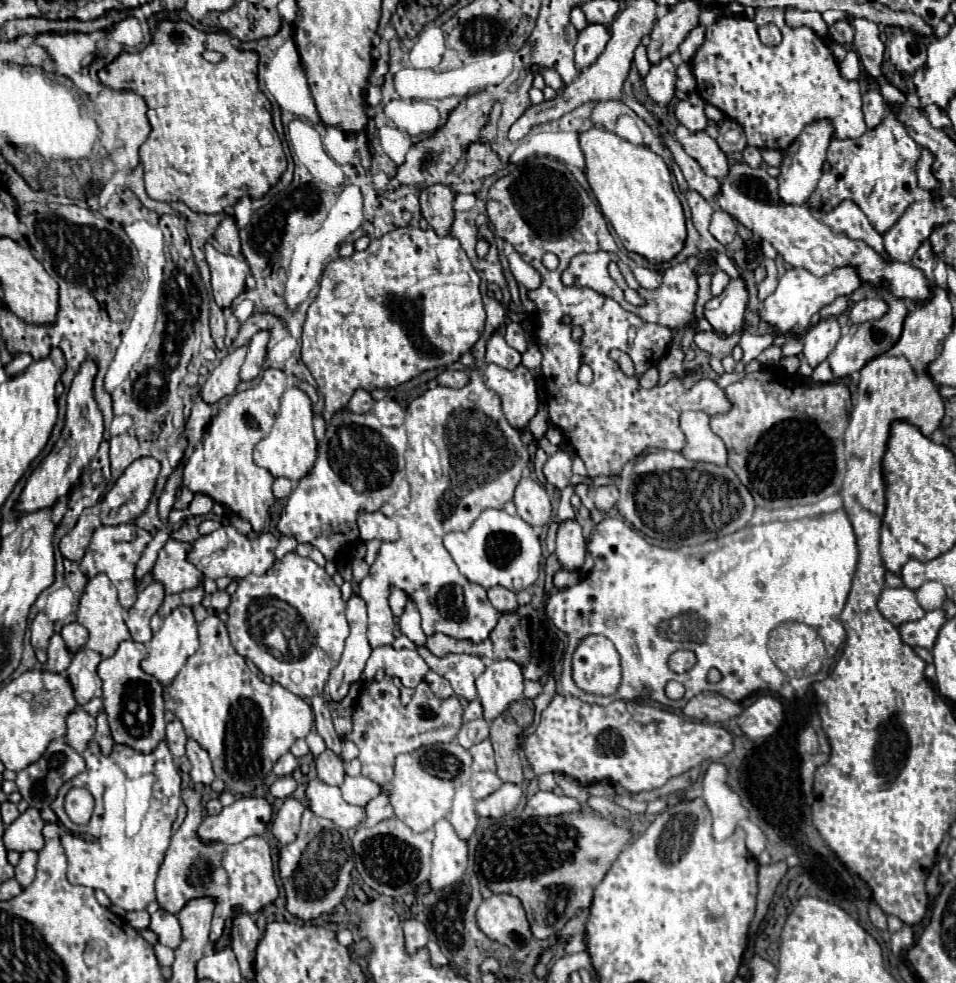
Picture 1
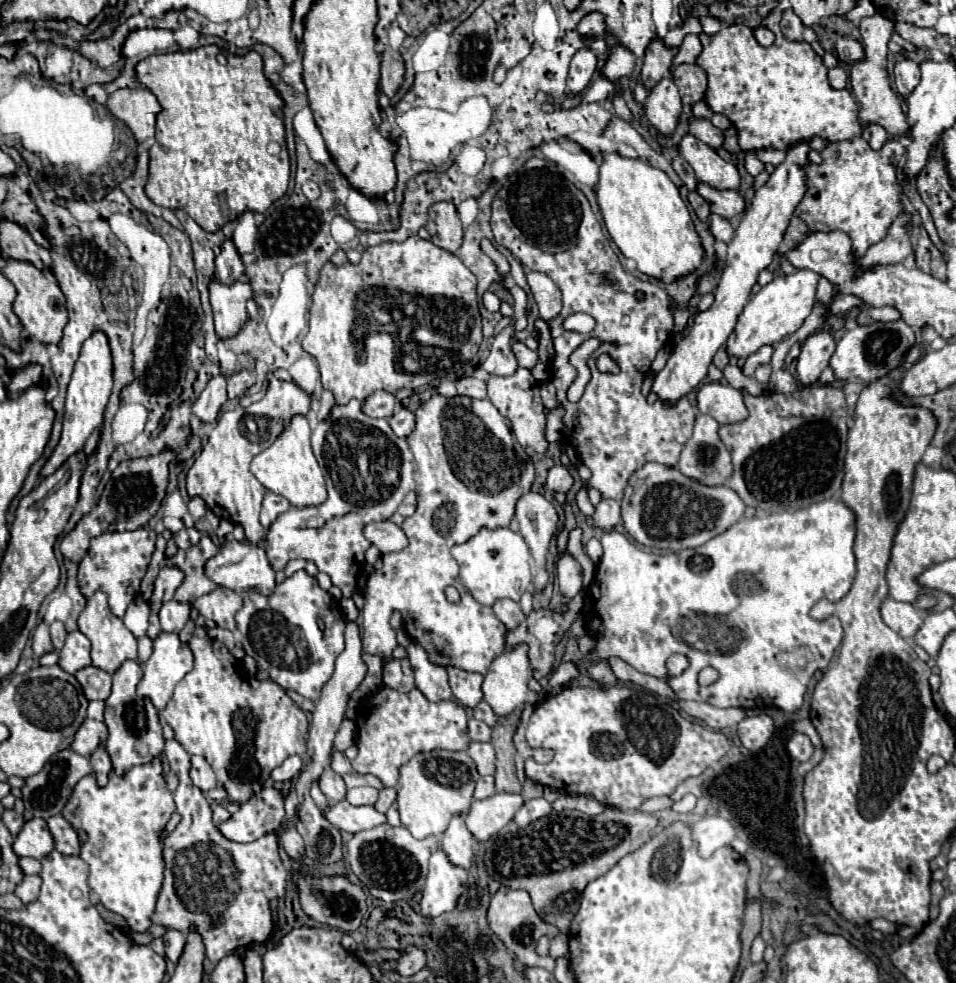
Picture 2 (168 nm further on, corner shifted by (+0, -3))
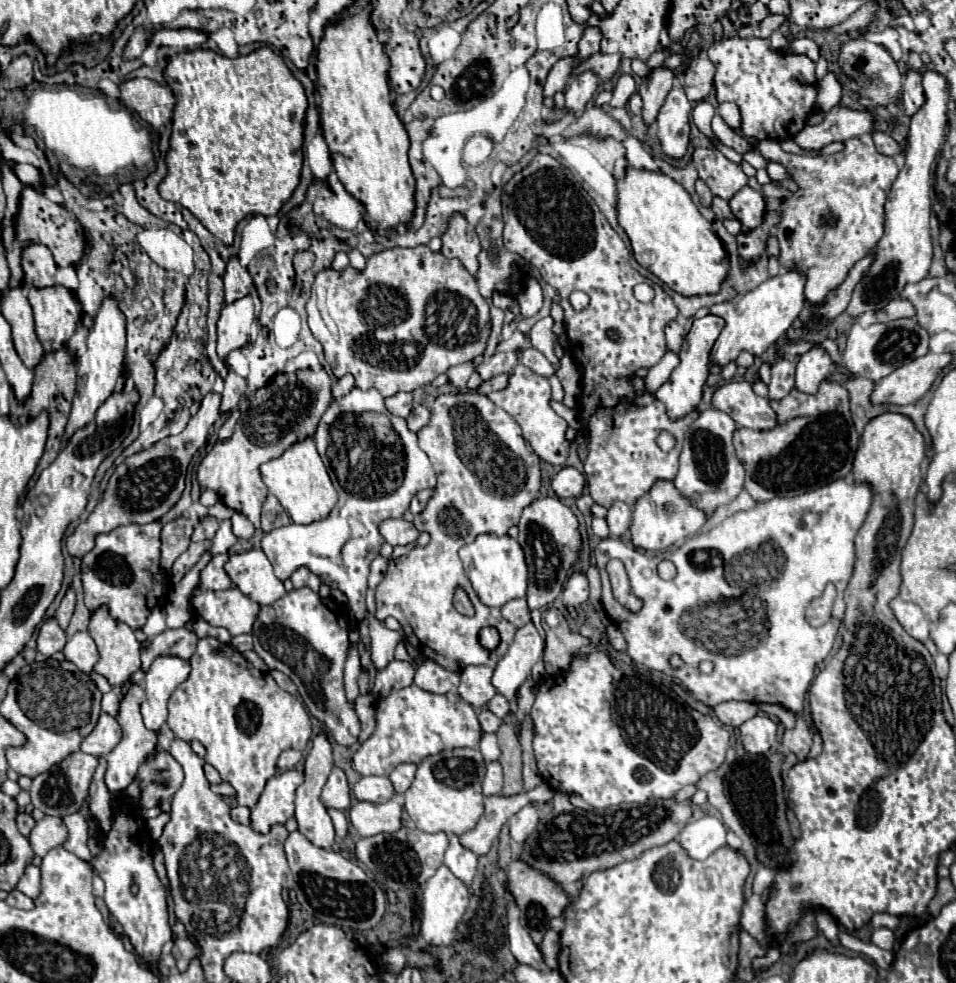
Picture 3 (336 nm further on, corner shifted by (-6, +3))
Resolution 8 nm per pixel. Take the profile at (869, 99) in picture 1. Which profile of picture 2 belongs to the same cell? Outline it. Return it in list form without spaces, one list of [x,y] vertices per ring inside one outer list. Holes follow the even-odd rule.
[[[870,124],[870,126],[866,126],[866,128],[864,128],[862,138],[870,144],[870,148],[872,148],[872,150],[880,150],[880,148],[888,142],[888,132],[886,132],[882,126]]]

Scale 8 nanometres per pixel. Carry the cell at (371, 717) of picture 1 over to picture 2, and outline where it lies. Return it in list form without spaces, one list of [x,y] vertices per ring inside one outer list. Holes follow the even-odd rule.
[[[384,686],[362,704],[356,718],[358,756],[352,760],[352,768],[358,774],[374,774],[384,786],[396,786],[400,766],[418,752],[466,750],[470,744],[466,724],[468,716],[464,706],[460,706],[456,700],[442,700],[434,704],[426,700],[418,688],[408,694],[400,694]]]

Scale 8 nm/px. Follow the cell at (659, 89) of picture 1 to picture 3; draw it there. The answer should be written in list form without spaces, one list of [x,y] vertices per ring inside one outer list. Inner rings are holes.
[[[674,86],[668,92],[656,118],[662,150],[672,158],[682,158],[686,154],[690,134],[690,112],[692,106],[684,94],[684,88]]]

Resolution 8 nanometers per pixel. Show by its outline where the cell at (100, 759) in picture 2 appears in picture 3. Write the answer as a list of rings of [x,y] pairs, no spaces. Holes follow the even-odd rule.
[[[100,756],[98,758],[98,768],[96,768],[94,778],[92,778],[92,784],[90,784],[90,800],[88,800],[90,812],[100,822],[100,828],[104,832],[110,830],[110,816],[112,816],[112,810],[110,810],[112,794],[110,794],[106,782],[104,782],[106,768],[108,768],[108,762],[106,762],[106,758]]]

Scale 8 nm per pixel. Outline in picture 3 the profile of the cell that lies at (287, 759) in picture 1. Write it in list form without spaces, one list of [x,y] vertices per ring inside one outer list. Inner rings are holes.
[[[286,750],[286,752],[282,752],[282,756],[278,760],[278,770],[280,772],[292,770],[300,760],[302,760],[302,752],[298,752],[298,750]]]

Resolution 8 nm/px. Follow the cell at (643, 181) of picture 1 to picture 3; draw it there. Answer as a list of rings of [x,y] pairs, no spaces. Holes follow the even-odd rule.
[[[628,168],[624,176],[616,180],[616,188],[618,224],[630,238],[636,262],[678,294],[718,292],[728,272],[726,250],[682,184],[662,172]]]

